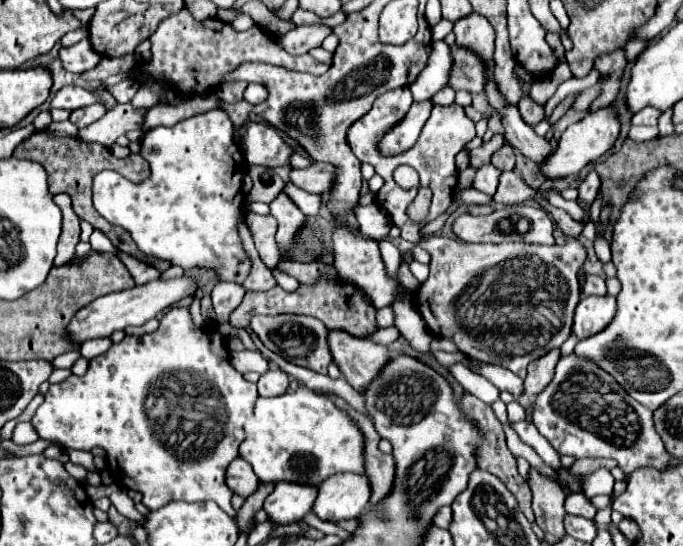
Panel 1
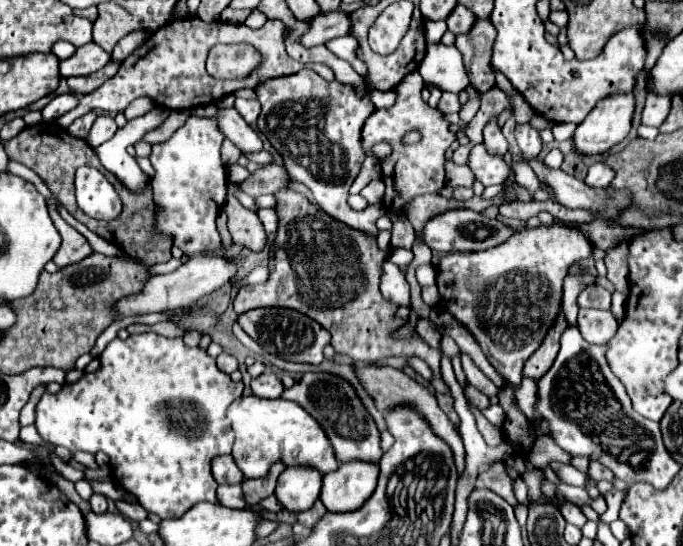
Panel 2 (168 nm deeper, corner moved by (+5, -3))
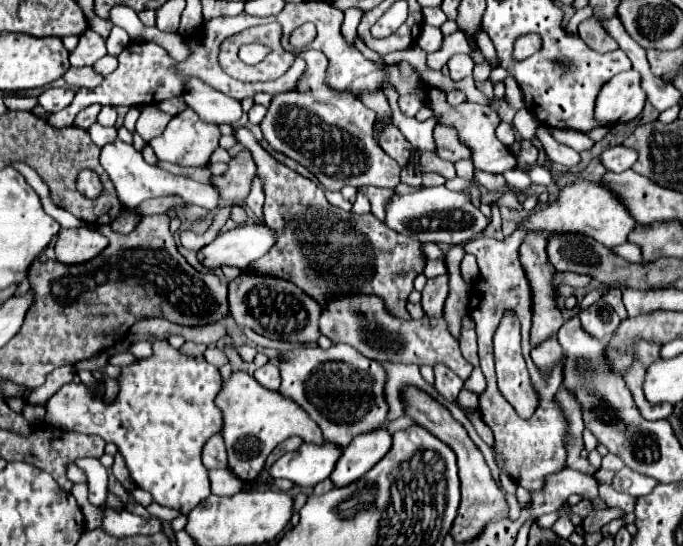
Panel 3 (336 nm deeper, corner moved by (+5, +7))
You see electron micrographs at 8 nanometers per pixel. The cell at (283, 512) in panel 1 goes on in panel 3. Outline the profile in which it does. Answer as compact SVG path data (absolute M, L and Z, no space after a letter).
M302 443L300 449L282 455L270 467L270 477L290 479L300 487L314 487L316 483L330 477L340 455L342 447L336 443Z

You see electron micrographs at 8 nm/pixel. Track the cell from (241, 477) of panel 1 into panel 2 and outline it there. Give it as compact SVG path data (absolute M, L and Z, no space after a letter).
M220 455L212 461L212 475L220 485L240 485L244 481L242 471L236 467L232 455Z

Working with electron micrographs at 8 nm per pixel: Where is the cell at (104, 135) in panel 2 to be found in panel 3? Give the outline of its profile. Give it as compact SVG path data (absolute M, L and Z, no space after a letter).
M108 105L108 107L102 107L102 111L98 115L98 123L104 125L104 127L112 127L116 123L116 117L118 117L116 107L114 105Z

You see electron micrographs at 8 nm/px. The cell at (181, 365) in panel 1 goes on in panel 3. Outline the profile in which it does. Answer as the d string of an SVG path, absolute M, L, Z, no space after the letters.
M156 341L152 343L152 347L154 347L154 355L150 359L140 359L130 367L122 367L122 375L118 377L120 393L112 405L104 403L102 385L100 385L100 391L94 393L84 383L78 383L78 385L68 383L60 387L46 401L44 421L60 429L100 435L104 441L116 443L120 453L126 459L128 471L136 481L136 485L152 493L156 503L178 509L184 515L188 515L200 501L204 501L210 495L208 471L202 465L200 453L202 453L204 441L208 441L208 437L220 433L222 429L222 417L214 405L214 397L224 381L218 373L218 367L210 365L204 357L186 357L178 349L170 347L168 341Z

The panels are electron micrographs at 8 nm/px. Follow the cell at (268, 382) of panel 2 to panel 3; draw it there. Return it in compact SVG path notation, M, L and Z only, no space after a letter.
M266 363L264 367L256 369L256 371L254 371L254 379L256 379L262 387L272 389L272 391L278 391L278 387L280 387L280 371L278 371L278 367L272 365L272 363Z

